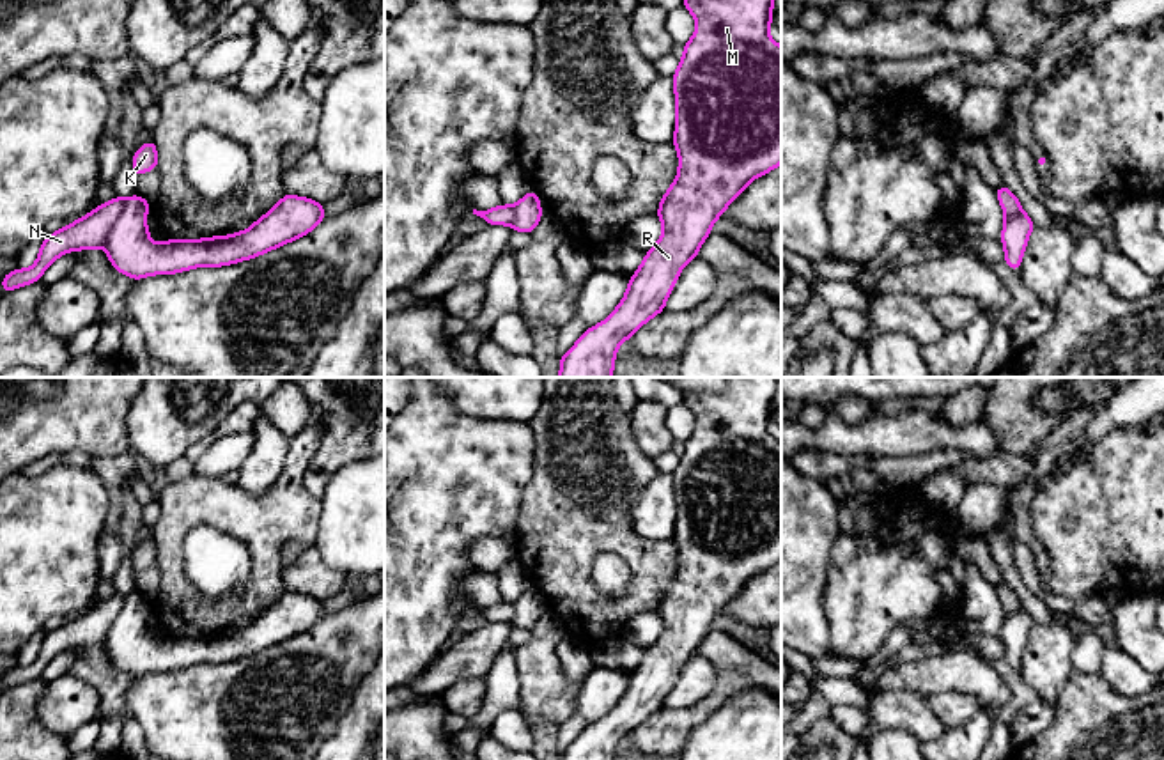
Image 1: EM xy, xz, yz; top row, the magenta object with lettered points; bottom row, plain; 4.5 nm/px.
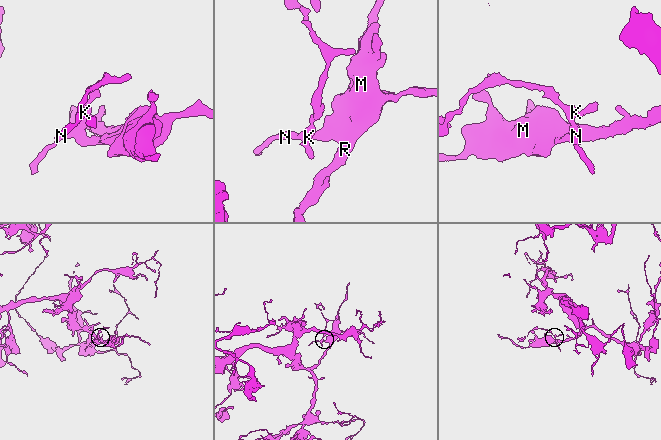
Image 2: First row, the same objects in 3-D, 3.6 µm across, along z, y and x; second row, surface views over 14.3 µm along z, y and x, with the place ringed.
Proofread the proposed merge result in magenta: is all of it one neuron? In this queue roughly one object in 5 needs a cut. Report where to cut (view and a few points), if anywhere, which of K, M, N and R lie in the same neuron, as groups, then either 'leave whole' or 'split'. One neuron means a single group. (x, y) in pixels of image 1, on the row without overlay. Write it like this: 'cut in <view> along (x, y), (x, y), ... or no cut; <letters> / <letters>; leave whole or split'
cut in xy along (126, 597), (103, 642); K N / M R; split

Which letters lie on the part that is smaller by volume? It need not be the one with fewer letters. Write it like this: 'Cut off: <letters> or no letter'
Cut off: K, N

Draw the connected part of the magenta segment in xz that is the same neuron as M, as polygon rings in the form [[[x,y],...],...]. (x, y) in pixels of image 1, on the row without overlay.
[[[725,377],[721,390],[687,390],[684,404],[695,413],[695,432],[684,441],[684,454],[671,473],[675,485],[677,521],[671,540],[679,547],[679,570],[663,592],[656,613],[663,618],[661,636],[647,648],[641,663],[627,679],[620,702],[560,755],[560,760],[615,760],[620,741],[648,716],[666,707],[664,700],[679,677],[680,666],[698,654],[698,645],[710,624],[735,593],[757,574],[781,560],[781,443],[771,432],[772,399],[778,377]]]

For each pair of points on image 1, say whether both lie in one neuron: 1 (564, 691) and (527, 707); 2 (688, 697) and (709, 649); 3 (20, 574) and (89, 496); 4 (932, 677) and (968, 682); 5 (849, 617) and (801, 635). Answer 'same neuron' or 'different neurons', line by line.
1: same neuron
2: different neurons
3: same neuron
4: same neuron
5: different neurons

